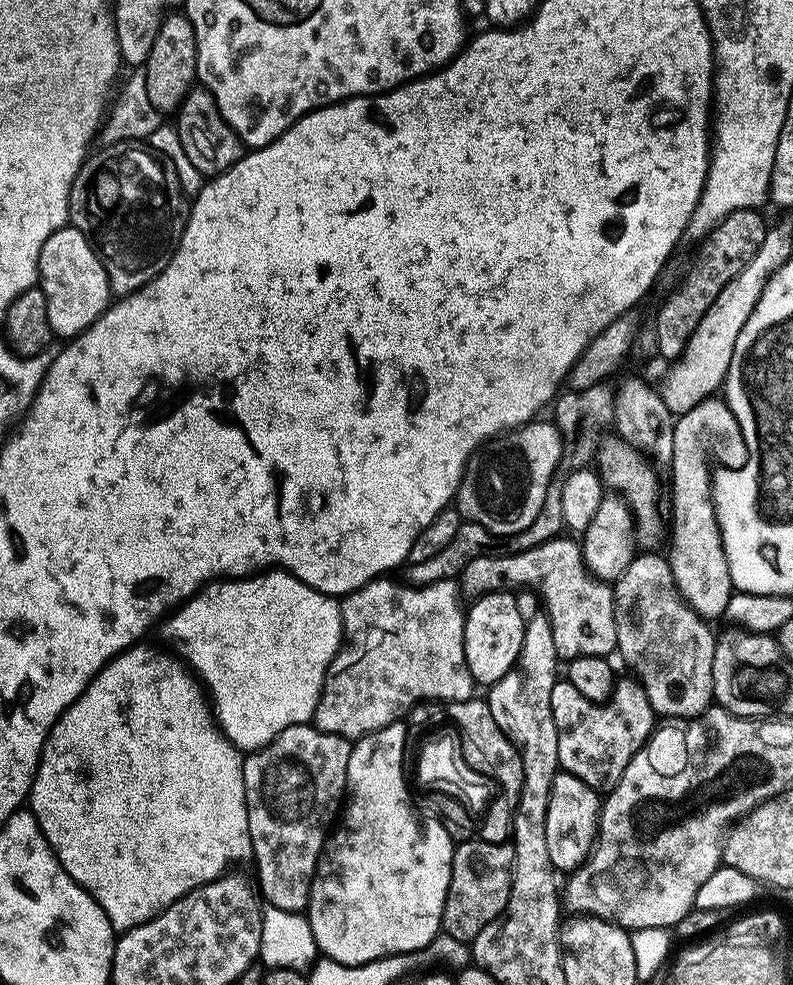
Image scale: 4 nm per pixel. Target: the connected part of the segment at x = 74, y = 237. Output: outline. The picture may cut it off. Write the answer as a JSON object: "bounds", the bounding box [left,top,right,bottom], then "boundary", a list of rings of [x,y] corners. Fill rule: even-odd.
{"bounds":[38,226,113,338],"boundary":[[[65,226],[50,234],[50,238],[46,238],[46,246],[42,246],[42,254],[38,258],[38,270],[38,287],[46,294],[46,314],[50,314],[50,326],[57,337],[71,338],[80,335],[106,311],[113,299],[112,287],[99,254],[77,228]]]}

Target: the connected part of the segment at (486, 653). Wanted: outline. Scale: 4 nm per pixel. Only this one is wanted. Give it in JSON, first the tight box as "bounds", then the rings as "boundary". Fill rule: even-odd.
{"bounds":[464,590,526,685],"boundary":[[[490,590],[467,605],[464,617],[466,666],[470,666],[470,674],[477,685],[496,684],[511,668],[515,668],[520,657],[526,616],[520,613],[520,604],[512,596],[515,595],[508,590]]]}

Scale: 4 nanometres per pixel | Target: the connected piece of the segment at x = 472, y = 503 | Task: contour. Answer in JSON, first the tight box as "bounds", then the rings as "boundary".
{"bounds":[454,418,566,538],"boundary":[[[537,418],[529,423],[513,429],[511,432],[493,439],[483,450],[477,451],[468,461],[464,469],[464,477],[460,480],[460,489],[456,491],[454,507],[465,521],[485,528],[492,536],[511,538],[514,534],[526,530],[545,511],[544,503],[548,500],[548,487],[556,476],[556,467],[564,456],[566,440],[555,423]]]}

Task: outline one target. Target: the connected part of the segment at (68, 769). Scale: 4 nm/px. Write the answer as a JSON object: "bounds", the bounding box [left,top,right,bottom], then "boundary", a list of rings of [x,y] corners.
{"bounds":[30,647,252,934],"boundary":[[[140,647],[126,648],[113,656],[88,683],[84,693],[56,719],[44,743],[30,793],[30,810],[46,842],[50,842],[58,862],[62,862],[66,874],[70,874],[70,878],[74,878],[74,882],[85,888],[94,898],[94,902],[98,902],[98,906],[102,906],[106,918],[110,918],[113,933],[116,934],[129,932],[132,928],[145,924],[160,912],[166,911],[172,903],[190,890],[209,884],[212,880],[219,880],[231,869],[228,868],[231,864],[236,864],[239,860],[252,860],[244,756],[224,737],[213,717],[206,711],[205,699],[203,702],[200,698],[201,689],[197,681],[186,671],[185,665],[179,659],[171,660],[166,653],[159,652],[156,648]]]}

